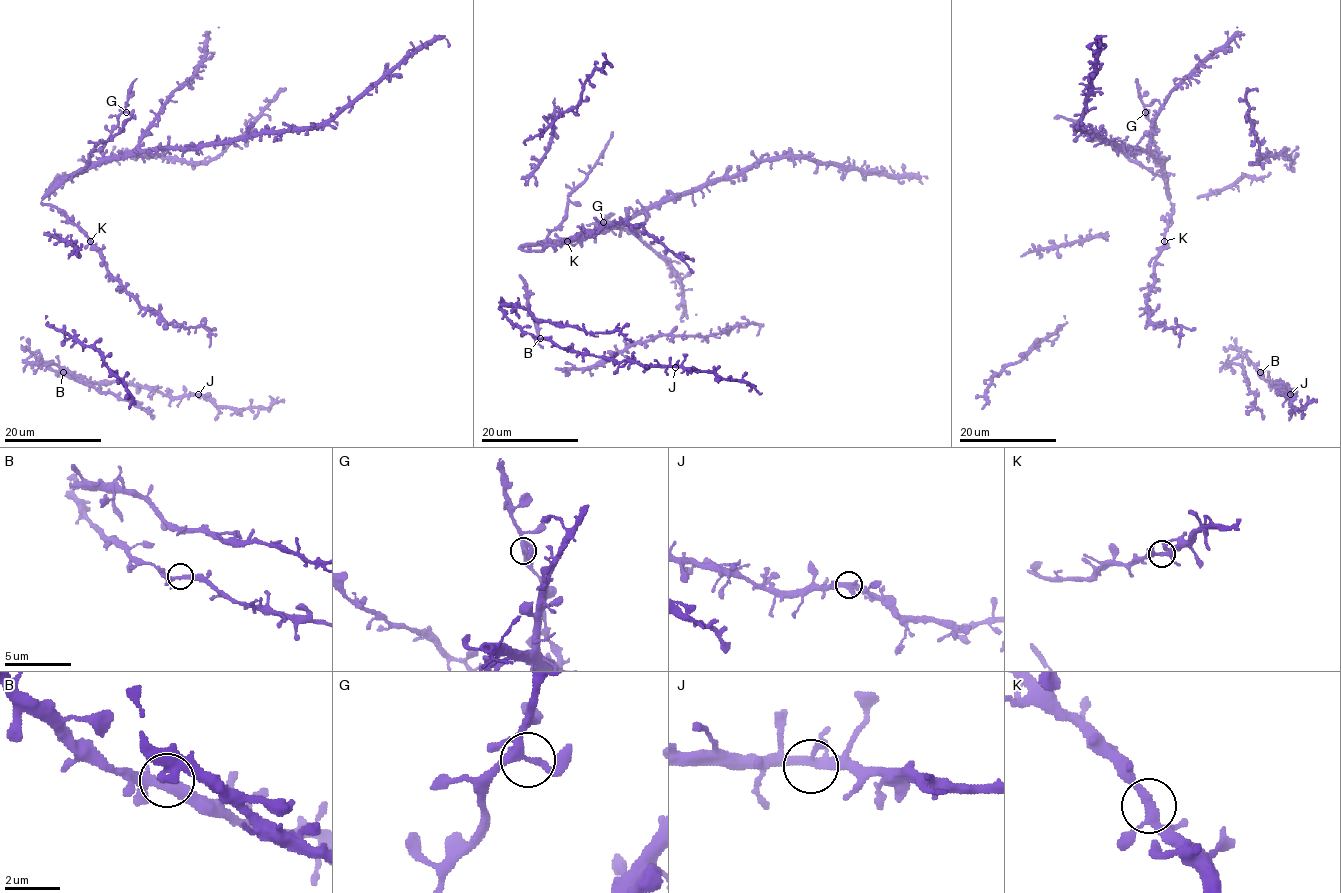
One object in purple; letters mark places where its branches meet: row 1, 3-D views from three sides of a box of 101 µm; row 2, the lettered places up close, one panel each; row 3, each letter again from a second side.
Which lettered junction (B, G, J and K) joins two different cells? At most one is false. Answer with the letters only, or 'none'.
none

